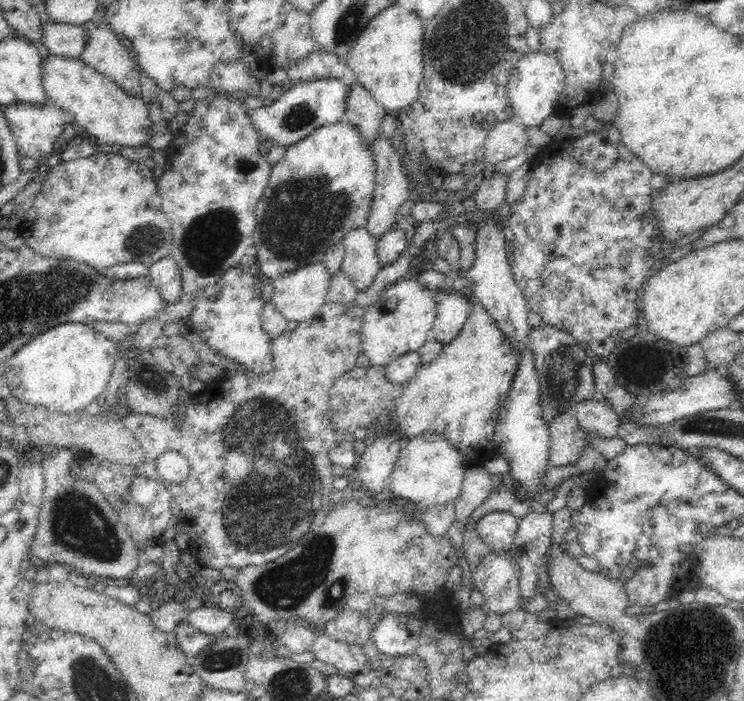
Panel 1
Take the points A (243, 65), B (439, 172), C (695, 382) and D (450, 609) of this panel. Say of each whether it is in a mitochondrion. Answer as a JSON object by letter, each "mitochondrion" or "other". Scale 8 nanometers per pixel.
{"A":"other","B":"other","C":"other","D":"other"}

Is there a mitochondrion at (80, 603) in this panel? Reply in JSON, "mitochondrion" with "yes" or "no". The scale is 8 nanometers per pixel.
{"mitochondrion":"no"}

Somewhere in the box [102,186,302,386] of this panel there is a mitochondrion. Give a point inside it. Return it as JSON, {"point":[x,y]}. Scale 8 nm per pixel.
{"point":[208,240]}

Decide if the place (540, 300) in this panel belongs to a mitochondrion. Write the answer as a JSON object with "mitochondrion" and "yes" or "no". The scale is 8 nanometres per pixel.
{"mitochondrion":"no"}

